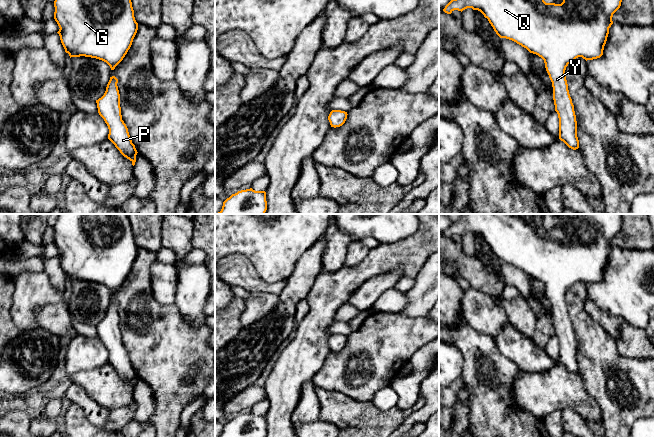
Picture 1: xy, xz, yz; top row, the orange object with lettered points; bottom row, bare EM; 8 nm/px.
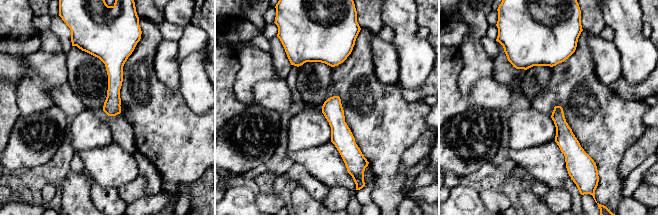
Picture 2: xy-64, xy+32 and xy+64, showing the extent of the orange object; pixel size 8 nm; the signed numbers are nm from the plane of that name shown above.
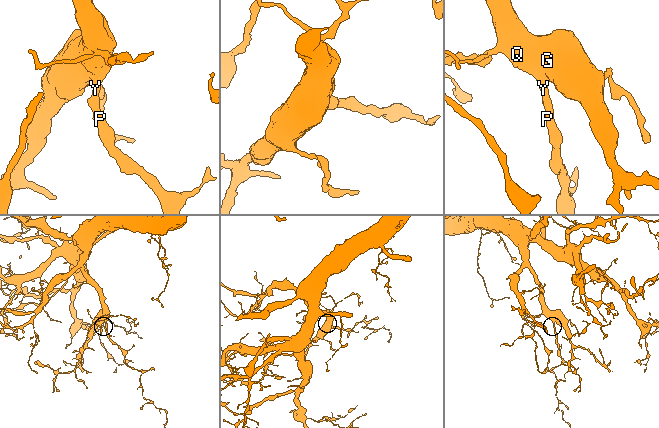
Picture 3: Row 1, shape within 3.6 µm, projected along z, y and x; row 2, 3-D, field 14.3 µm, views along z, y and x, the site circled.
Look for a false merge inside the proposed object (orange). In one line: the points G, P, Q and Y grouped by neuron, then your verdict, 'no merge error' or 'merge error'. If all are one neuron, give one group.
G P Q Y; no merge error

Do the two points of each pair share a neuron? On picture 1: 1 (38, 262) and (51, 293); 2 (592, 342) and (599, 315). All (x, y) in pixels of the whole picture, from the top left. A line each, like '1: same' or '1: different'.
1: different
2: different

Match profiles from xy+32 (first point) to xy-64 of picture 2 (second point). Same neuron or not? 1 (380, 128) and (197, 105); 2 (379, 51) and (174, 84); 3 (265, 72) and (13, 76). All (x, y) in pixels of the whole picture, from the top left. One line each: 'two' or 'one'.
1: two
2: one
3: two

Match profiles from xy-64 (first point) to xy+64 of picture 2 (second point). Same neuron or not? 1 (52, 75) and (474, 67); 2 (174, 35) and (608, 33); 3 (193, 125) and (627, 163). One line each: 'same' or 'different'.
1: same
2: same
3: different

